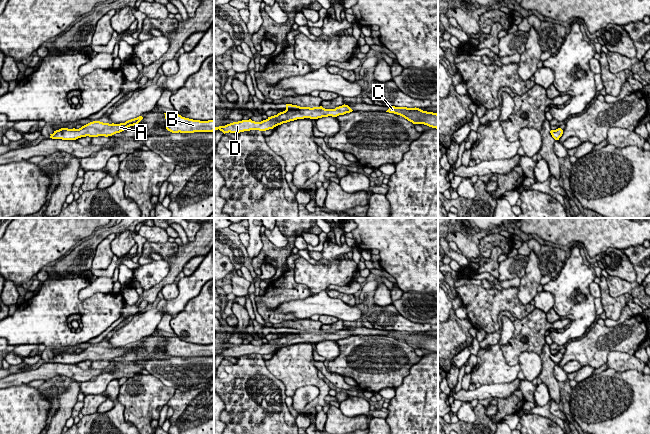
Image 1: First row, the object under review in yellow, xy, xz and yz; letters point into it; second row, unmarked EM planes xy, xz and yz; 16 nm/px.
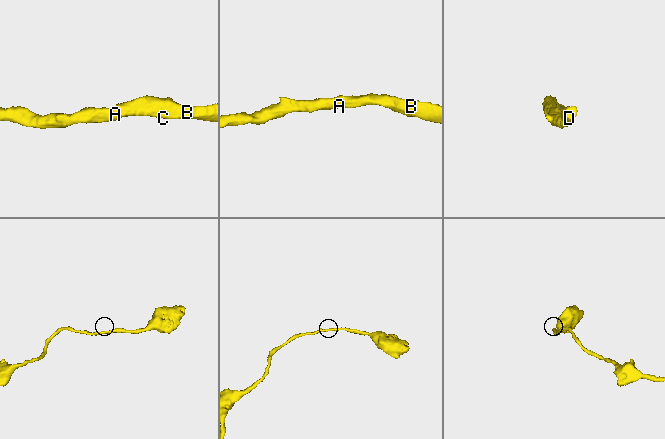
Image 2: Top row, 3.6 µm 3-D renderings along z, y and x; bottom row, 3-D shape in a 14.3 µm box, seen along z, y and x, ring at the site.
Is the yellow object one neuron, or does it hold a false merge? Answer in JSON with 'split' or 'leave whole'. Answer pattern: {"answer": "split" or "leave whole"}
{"answer": "leave whole"}

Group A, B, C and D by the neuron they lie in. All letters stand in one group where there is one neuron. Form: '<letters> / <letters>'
A B C D

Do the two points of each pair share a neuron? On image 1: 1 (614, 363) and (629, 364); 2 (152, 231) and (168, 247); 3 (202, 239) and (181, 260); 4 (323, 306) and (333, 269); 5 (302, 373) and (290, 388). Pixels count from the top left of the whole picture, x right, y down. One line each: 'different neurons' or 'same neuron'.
1: same neuron
2: different neurons
3: same neuron
4: different neurons
5: same neuron

